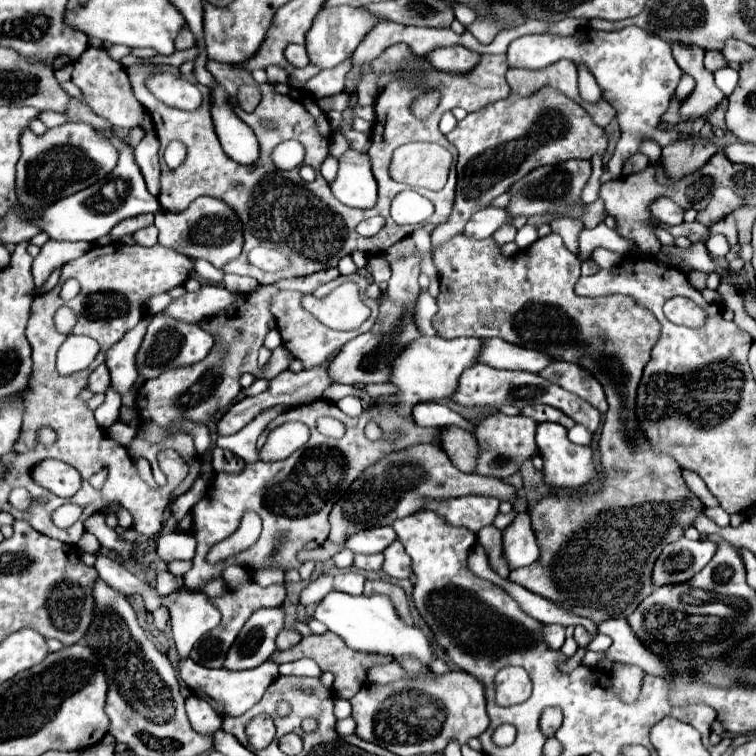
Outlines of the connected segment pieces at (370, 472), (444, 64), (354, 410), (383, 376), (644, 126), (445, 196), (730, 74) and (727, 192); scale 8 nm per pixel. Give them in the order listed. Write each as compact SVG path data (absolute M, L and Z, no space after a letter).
M411 445L401 451L393 451L381 461L369 465L359 479L347 489L347 493L333 505L329 515L331 521L331 535L329 539L335 543L343 543L349 533L369 527L391 525L395 519L407 517L417 513L425 499L447 499L447 497L461 497L469 493L493 495L501 501L505 497L511 501L515 499L515 489L495 477L485 477L477 473L461 473L457 467L451 465L447 453L437 445Z
M451 45L451 47L441 47L433 49L423 55L435 69L441 71L451 71L451 73L465 73L473 69L479 61L479 53L465 49L463 45Z
M343 397L343 399L337 401L335 405L337 405L345 415L349 415L349 417L359 417L359 415L363 413L361 399L357 399L357 397Z
M415 251L407 257L395 259L391 263L391 279L387 287L387 295L381 301L381 313L375 323L375 327L369 333L363 333L349 341L341 353L331 361L327 367L329 377L333 383L345 383L345 385L357 385L357 383L387 383L389 381L389 361L413 339L419 337L417 327L413 325L413 301L419 293L419 263L421 253Z
M625 27L621 31L595 31L583 29L571 37L553 37L553 35L523 35L509 43L507 61L509 67L523 69L541 69L559 59L569 59L573 63L585 63L595 75L599 87L605 91L607 101L617 111L617 121L621 127L621 139L613 157L607 163L607 171L617 177L621 175L621 165L625 157L639 151L639 145L647 139L659 143L661 147L671 145L671 141L687 139L685 133L659 129L662 114L668 109L669 99L675 93L675 87L683 75L679 65L671 55L671 45L651 35L639 27Z
M451 169L451 175L449 175L449 181L445 185L445 189L441 191L421 191L423 197L427 197L433 205L435 205L435 213L433 217L429 219L429 223L433 225L439 225L439 223L445 223L449 213L451 213L451 207L453 207L453 201L455 201L455 169Z
M723 67L723 69L715 71L715 85L717 85L725 95L729 95L729 93L735 89L737 79L739 79L739 75L737 75L737 71L731 69L731 67Z
M719 187L719 189L713 191L713 197L711 197L707 209L697 213L697 221L703 223L703 225L707 225L707 227L711 227L713 223L717 223L725 215L729 215L739 205L743 205L743 199L739 195L735 195L731 189Z

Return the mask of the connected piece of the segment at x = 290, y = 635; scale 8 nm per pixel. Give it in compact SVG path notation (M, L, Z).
M281 631L279 635L277 635L277 641L275 641L275 645L277 645L277 649L289 649L289 647L293 647L297 641L301 639L301 635L297 633L297 631Z

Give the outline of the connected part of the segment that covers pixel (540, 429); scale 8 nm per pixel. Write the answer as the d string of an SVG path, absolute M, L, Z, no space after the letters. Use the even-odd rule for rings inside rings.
M539 423L537 425L537 447L543 457L543 481L553 489L579 489L591 483L597 477L593 463L593 449L575 445L567 439L567 429L557 423Z

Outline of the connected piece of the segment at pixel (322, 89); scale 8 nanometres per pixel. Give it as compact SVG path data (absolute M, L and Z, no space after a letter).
M349 57L349 61L343 61L341 65L337 65L333 69L323 69L319 75L315 75L313 79L309 79L305 83L305 91L311 93L315 99L341 93L345 87L345 75L351 71L351 67L353 67L353 63Z

